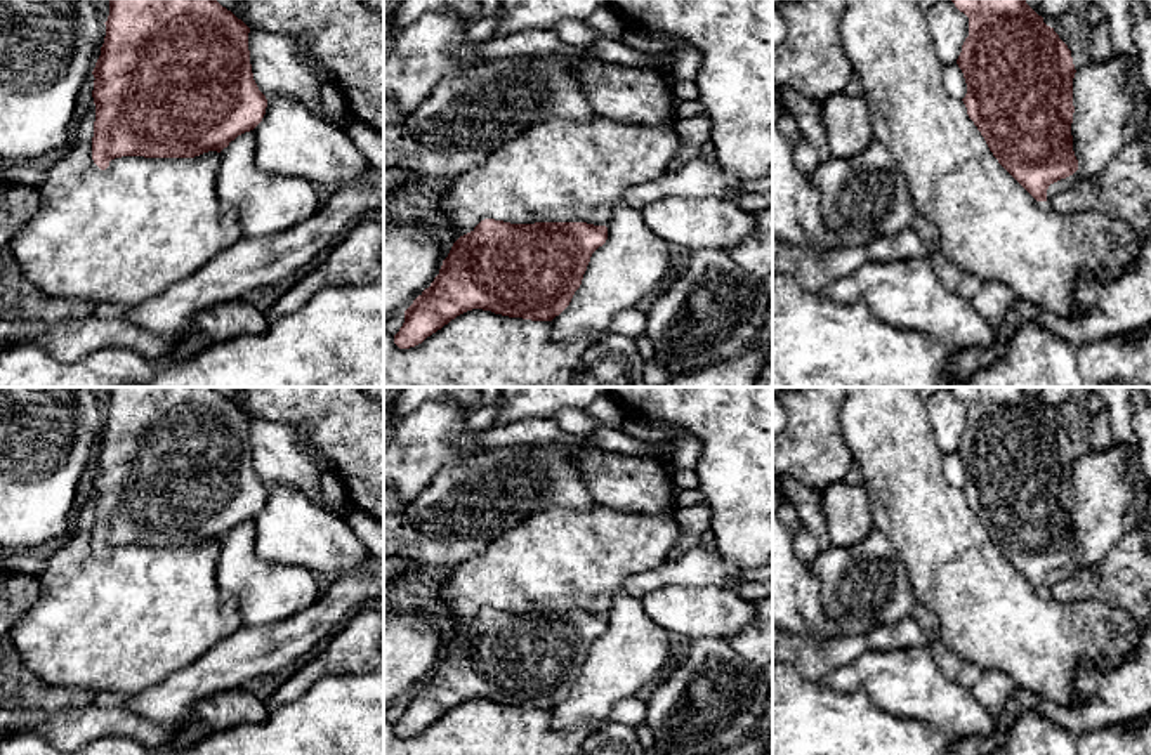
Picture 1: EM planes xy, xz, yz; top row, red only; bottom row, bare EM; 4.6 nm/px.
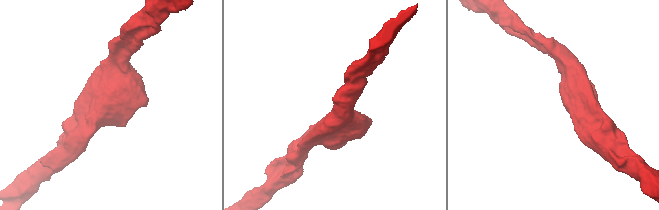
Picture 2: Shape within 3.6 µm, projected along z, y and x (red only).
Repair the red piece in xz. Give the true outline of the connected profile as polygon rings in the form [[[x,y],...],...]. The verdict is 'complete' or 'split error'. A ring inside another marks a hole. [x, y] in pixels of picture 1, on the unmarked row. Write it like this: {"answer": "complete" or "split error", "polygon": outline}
{"answer": "complete", "polygon": [[[484,607],[453,632],[431,675],[404,699],[404,712],[394,724],[394,732],[399,738],[415,736],[472,698],[531,710],[552,710],[569,694],[592,642],[606,628],[606,614],[587,611],[510,613]]]}

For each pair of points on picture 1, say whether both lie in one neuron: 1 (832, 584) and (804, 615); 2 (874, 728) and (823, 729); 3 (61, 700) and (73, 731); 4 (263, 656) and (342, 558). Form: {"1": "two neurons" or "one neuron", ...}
{"1": "two neurons", "2": "one neuron", "3": "two neurons", "4": "two neurons"}

